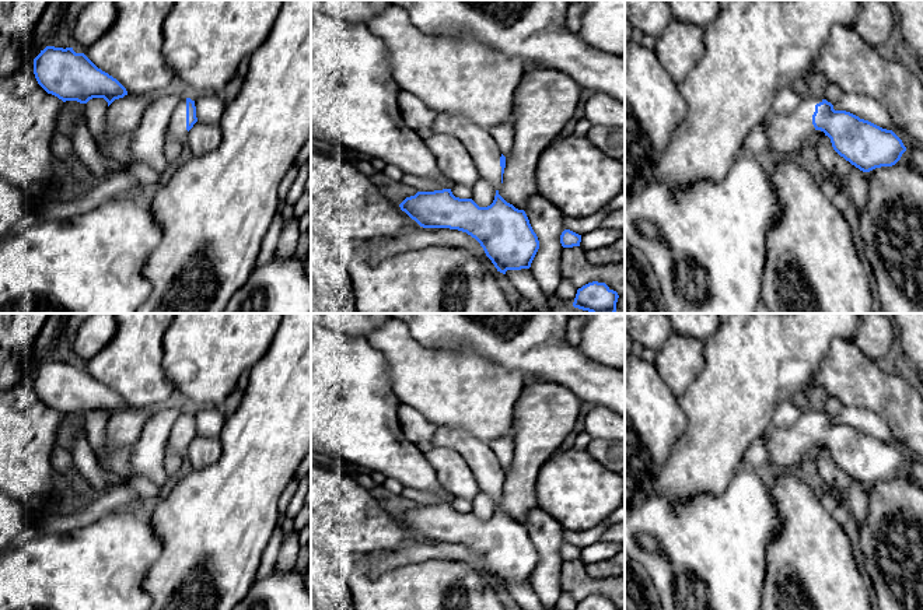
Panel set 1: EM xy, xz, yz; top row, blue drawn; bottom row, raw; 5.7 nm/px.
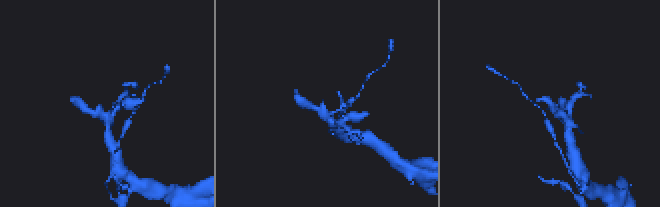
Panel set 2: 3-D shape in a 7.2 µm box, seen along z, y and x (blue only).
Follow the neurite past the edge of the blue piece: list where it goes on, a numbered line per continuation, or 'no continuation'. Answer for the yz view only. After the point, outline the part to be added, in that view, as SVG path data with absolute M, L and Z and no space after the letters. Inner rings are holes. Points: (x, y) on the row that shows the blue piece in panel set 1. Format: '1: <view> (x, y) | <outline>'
1: yz (786, 133) | M810 97L800 102L791 115L769 112L765 119L769 150L777 157L787 157L797 150L803 141L815 132L812 115L815 105L822 102L822 97Z

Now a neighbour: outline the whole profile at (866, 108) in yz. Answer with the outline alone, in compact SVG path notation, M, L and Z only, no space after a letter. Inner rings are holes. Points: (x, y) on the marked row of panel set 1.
M845 94L839 101L833 102L835 111L850 112L860 119L868 120L882 129L895 129L888 111L874 98L861 94Z

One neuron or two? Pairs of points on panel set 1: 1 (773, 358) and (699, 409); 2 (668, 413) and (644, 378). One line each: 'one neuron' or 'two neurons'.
1: one neuron
2: one neuron

